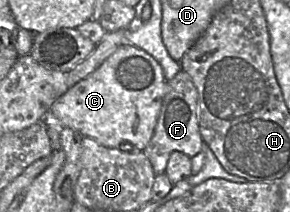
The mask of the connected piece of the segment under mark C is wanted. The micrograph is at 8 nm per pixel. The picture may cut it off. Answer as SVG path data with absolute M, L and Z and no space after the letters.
M124 44L92 74L59 97L51 106L49 117L60 127L69 127L104 147L119 148L124 152L132 152L134 149L143 151L153 136L166 92L167 80L160 64L144 50Z

